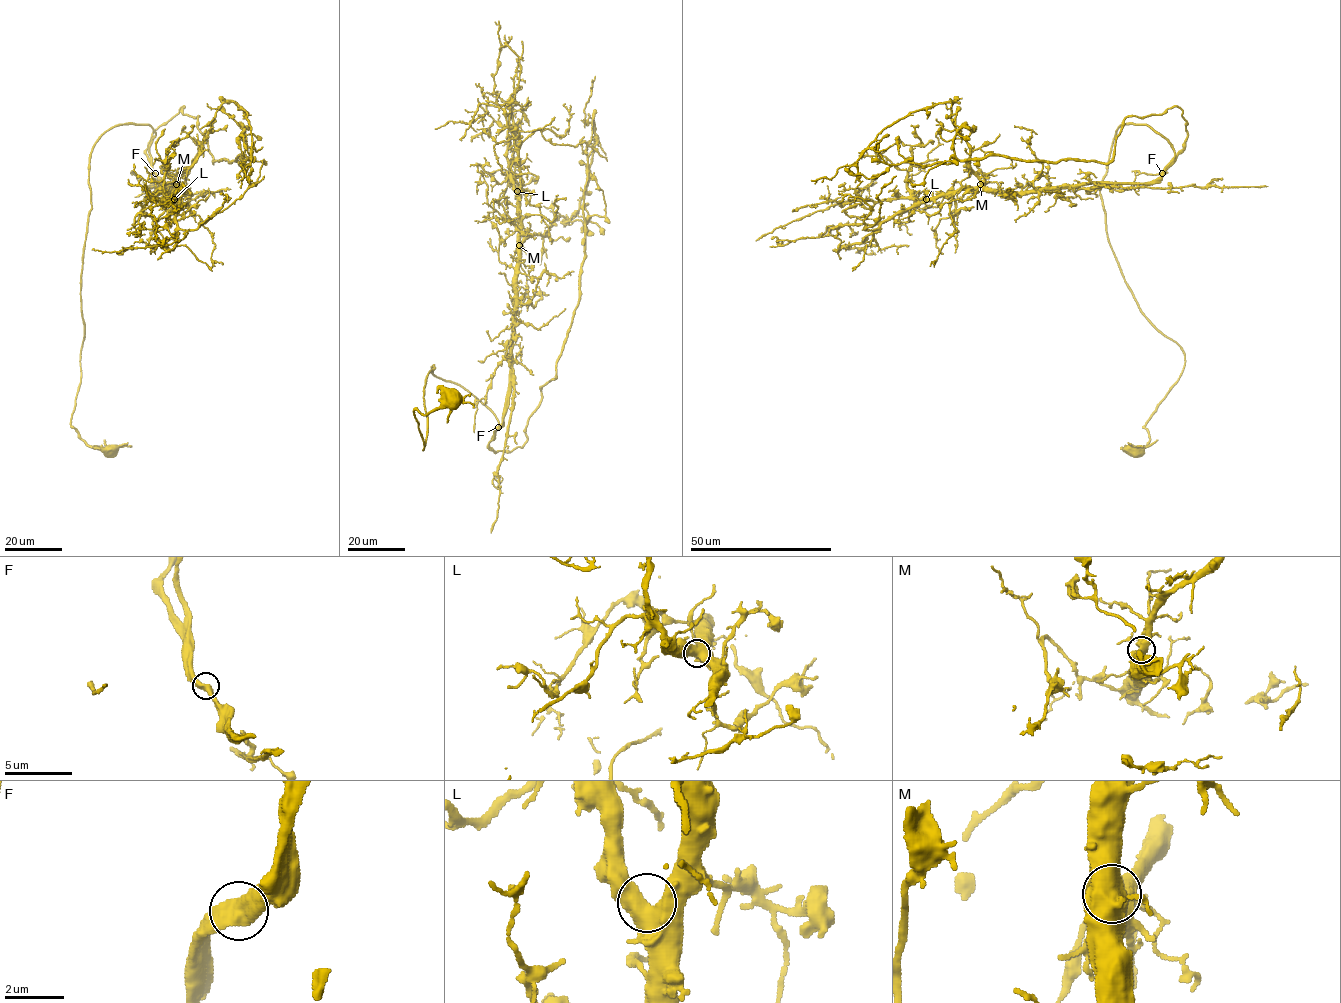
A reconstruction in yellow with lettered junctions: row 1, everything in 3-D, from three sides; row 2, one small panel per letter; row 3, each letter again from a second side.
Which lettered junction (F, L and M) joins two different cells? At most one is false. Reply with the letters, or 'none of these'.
none of these

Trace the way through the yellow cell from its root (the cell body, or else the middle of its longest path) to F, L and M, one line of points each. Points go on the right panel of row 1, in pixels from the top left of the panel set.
F: (1135, 449), (1185, 354), (1141, 311), (1108, 240), (1100, 187), (1121, 125), (1167, 140), (1174, 158), (1162, 173)
L: (1135, 449), (1185, 354), (1127, 284), (1100, 187), (1121, 125), (1167, 140), (1173, 162), (1146, 183), (926, 199)
M: (1135, 449), (1185, 354), (1127, 284), (1100, 187), (1121, 125), (1147, 124), (1173, 149), (1146, 183), (980, 184)

